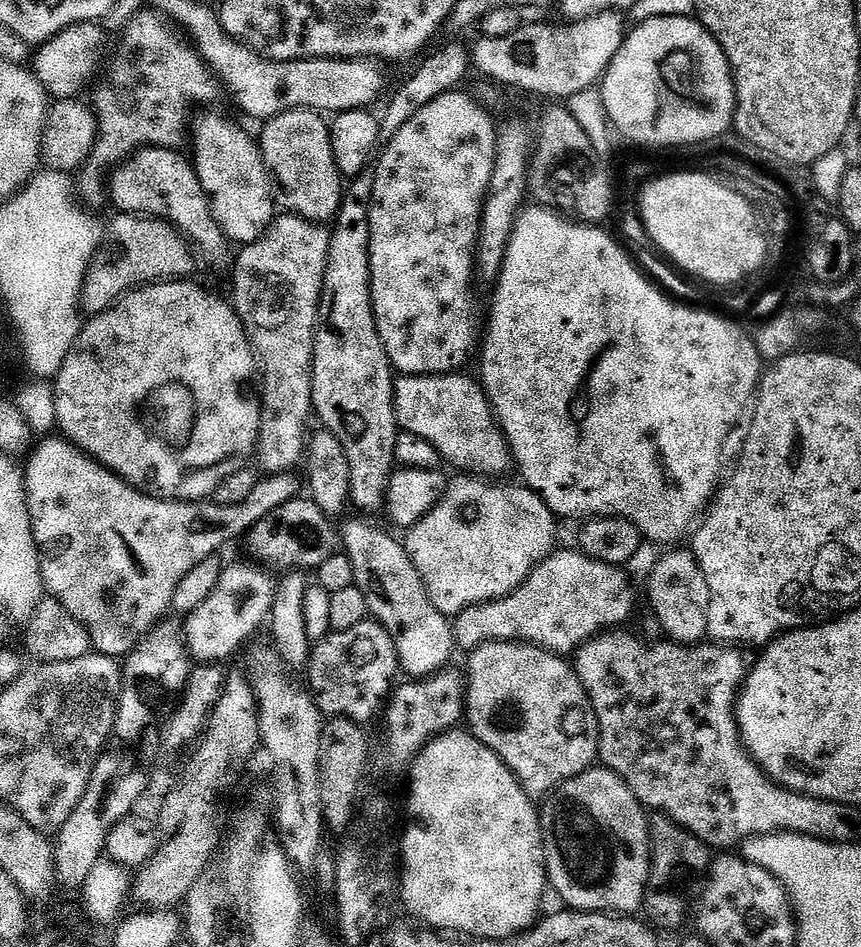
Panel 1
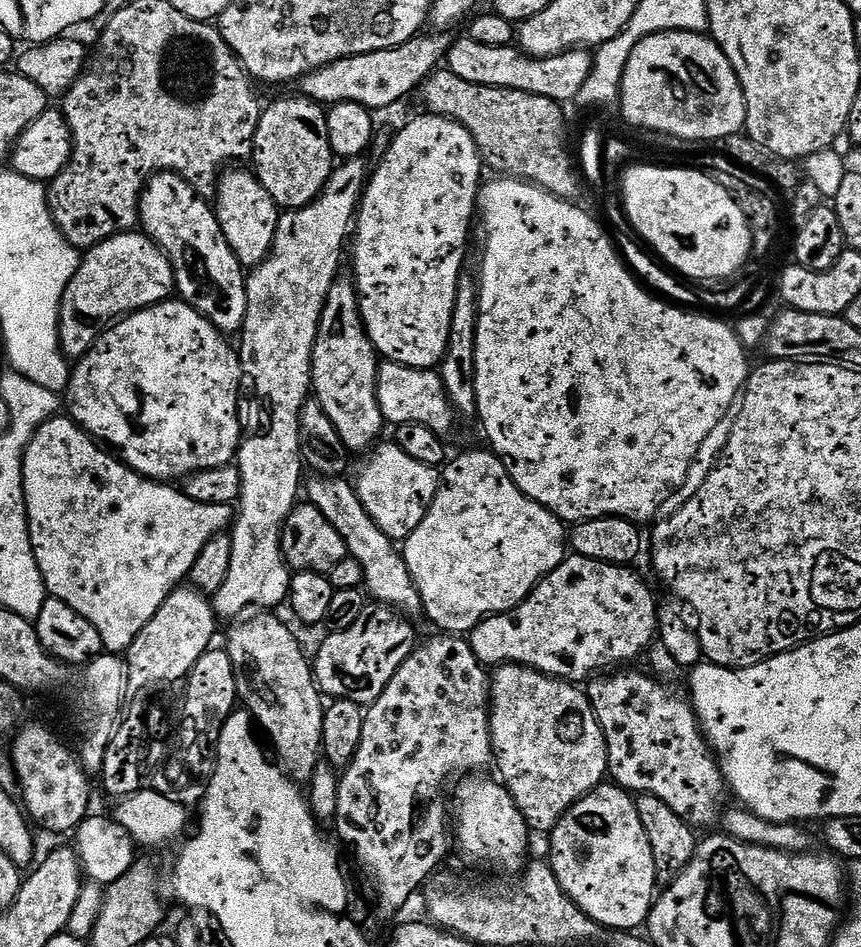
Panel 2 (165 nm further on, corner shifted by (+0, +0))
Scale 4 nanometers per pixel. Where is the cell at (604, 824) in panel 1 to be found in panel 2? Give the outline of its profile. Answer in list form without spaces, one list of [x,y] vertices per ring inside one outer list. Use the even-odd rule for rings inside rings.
[[[612,782],[599,784],[562,814],[560,821],[552,827],[552,873],[558,878],[562,890],[601,929],[636,930],[645,923],[652,910],[654,897],[658,892],[654,854],[642,830],[635,799],[623,788]]]

